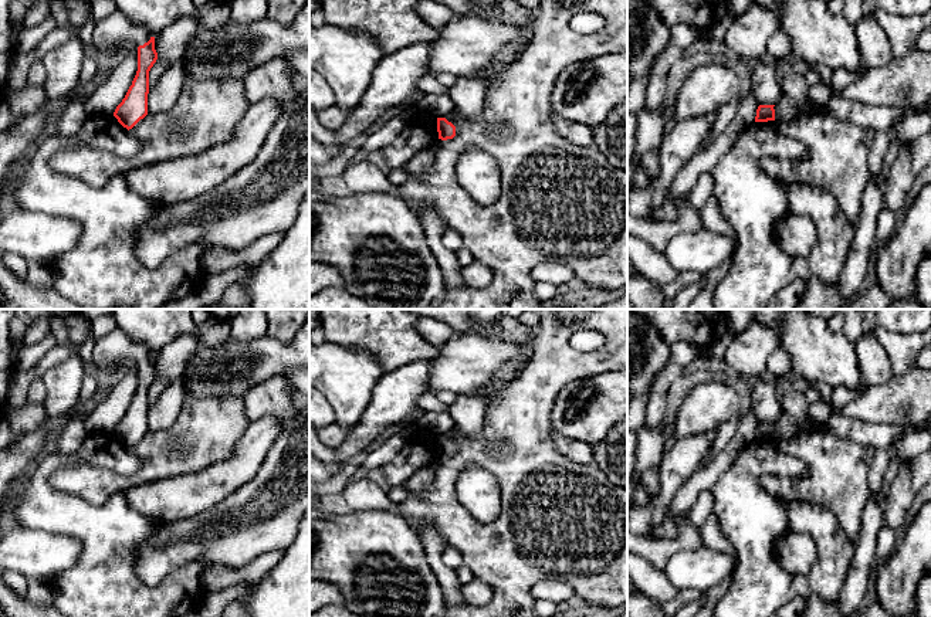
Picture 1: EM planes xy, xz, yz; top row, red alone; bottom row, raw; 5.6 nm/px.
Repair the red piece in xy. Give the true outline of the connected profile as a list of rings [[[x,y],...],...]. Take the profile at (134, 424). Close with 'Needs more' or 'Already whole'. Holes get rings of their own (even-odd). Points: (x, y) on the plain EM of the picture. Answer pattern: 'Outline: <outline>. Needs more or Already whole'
Outline: [[[119,328],[101,339],[95,339],[94,366],[116,372],[122,359],[131,359],[138,366],[136,393],[114,430],[118,440],[129,448],[148,433],[149,389],[158,377],[158,370],[155,355],[143,343],[132,340]]]. Needs more

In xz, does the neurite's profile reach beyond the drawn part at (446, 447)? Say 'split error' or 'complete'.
complete

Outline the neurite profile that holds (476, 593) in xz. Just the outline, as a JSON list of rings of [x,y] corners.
[[[474,579],[470,583],[461,584],[460,594],[467,606],[481,607],[491,601],[492,589],[488,584]]]

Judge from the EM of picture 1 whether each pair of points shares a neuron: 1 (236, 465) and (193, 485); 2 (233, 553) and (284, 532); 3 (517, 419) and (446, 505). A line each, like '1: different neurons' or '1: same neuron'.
1: same neuron
2: same neuron
3: same neuron

